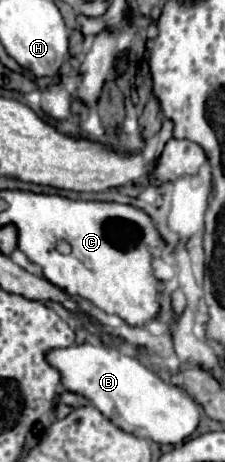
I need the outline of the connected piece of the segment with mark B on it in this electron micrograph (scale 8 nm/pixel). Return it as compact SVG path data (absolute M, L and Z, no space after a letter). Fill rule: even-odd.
M85 342L85 344L75 344L69 348L59 348L47 354L47 360L51 366L55 366L61 376L63 384L81 396L85 396L93 406L97 406L113 424L123 428L125 432L131 432L139 438L151 438L153 442L159 444L181 444L185 442L199 426L201 418L201 406L195 402L193 396L189 396L183 388L173 386L165 380L161 380L153 370L143 366L137 358L121 354L117 348L105 346L105 344L95 344L95 342Z

